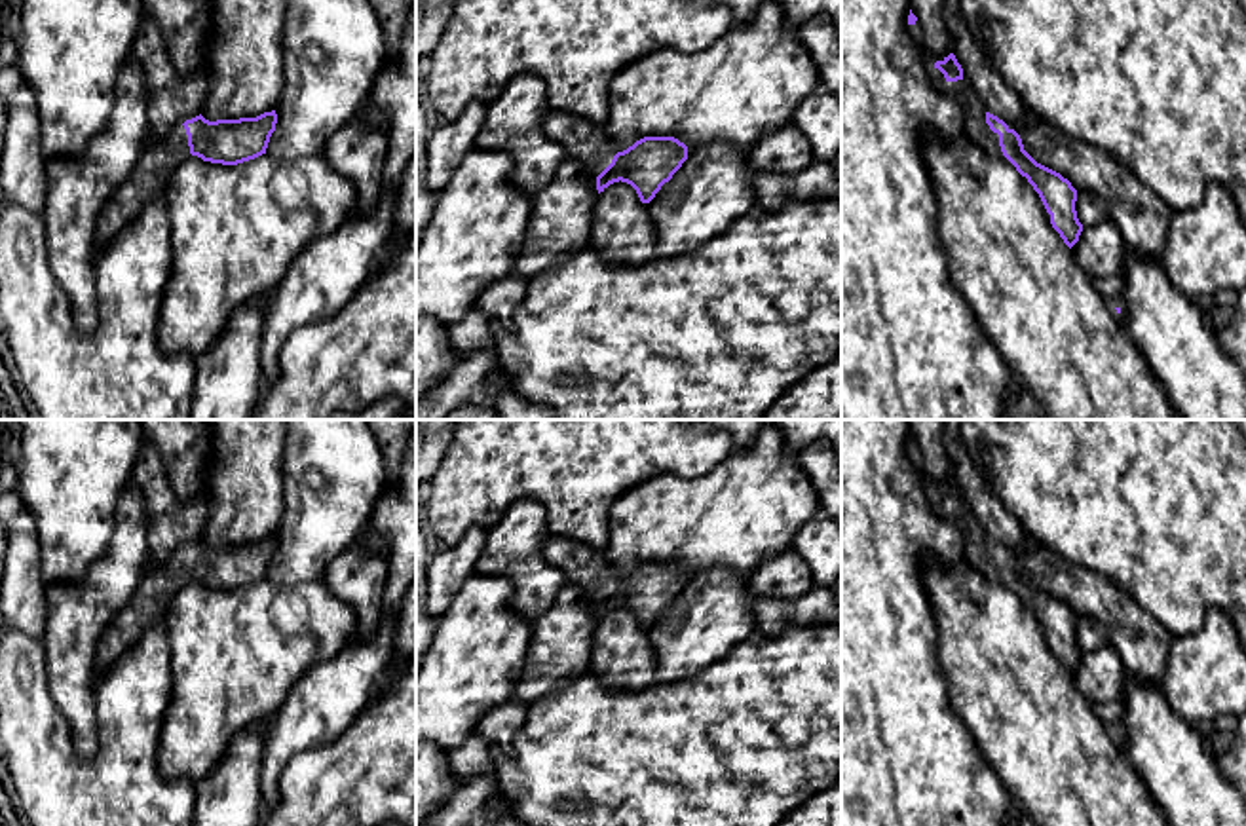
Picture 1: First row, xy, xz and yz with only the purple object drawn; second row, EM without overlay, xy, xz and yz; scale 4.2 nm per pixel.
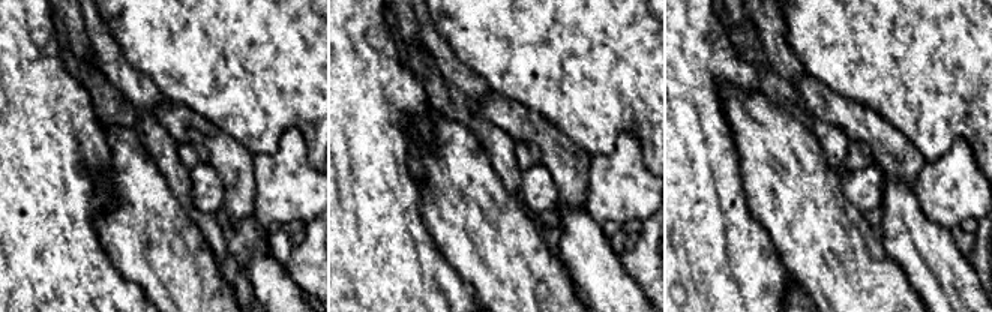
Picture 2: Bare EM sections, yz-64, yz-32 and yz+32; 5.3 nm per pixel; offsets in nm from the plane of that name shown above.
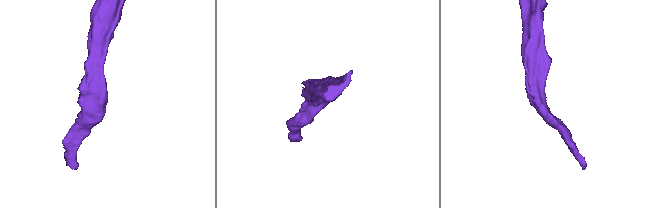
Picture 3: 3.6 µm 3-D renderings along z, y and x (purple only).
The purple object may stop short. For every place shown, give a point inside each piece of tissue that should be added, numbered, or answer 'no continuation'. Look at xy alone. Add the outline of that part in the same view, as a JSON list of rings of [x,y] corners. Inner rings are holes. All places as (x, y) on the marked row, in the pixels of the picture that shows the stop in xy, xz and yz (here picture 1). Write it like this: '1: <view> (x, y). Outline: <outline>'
no continuation

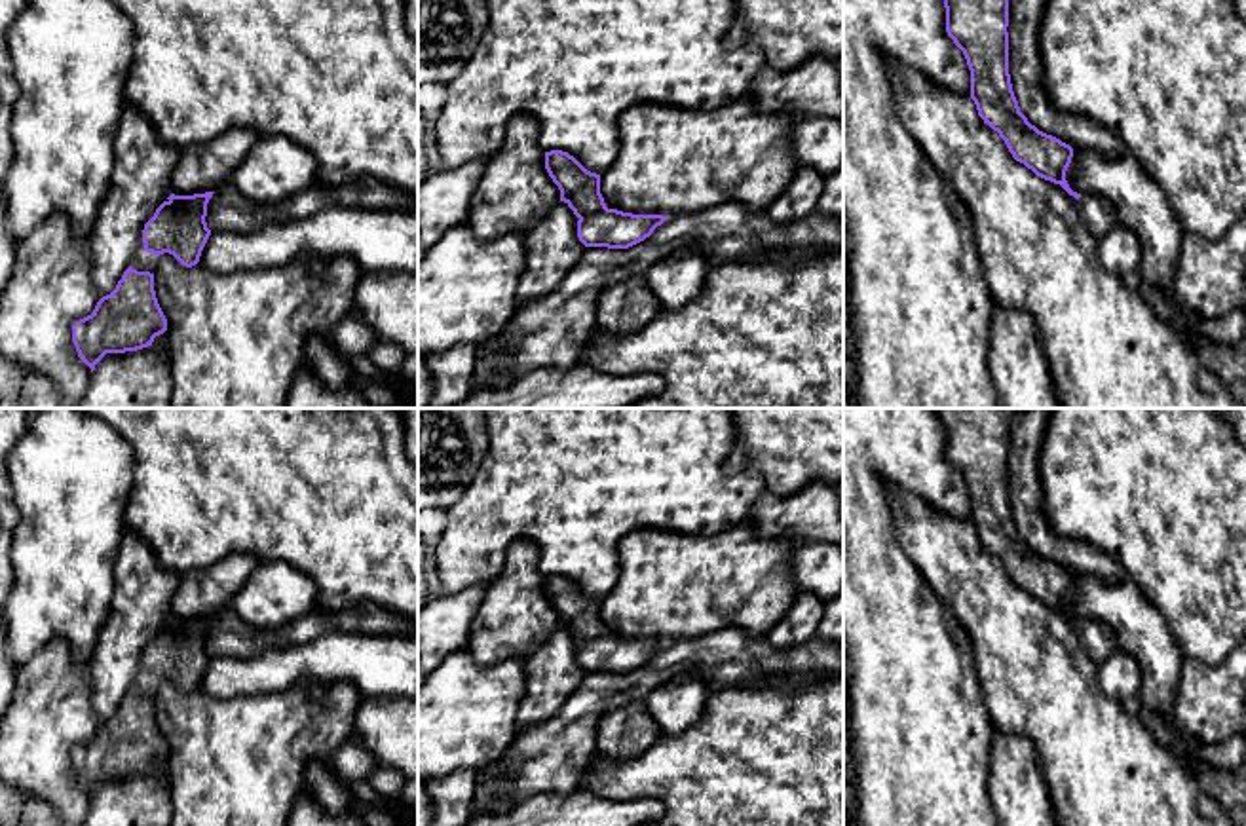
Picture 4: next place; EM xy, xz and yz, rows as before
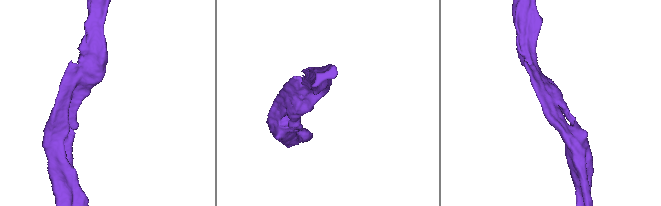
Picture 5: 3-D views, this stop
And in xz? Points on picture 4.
no continuation

